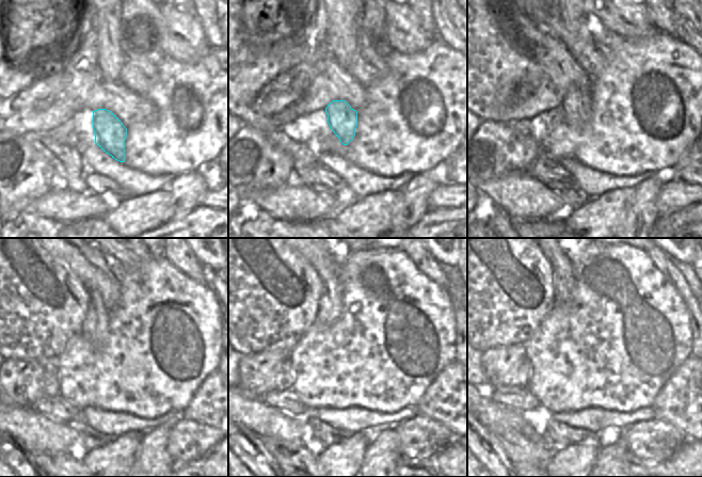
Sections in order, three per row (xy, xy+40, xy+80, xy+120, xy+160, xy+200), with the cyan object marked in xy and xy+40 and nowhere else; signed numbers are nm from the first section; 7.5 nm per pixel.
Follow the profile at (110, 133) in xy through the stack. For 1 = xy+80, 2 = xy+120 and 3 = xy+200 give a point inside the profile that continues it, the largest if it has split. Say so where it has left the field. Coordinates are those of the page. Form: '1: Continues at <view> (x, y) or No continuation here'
1: Continues at xy+80 (577, 105)
2: Continues at xy+120 (95, 326)
3: Continues at xy+200 (561, 265).

